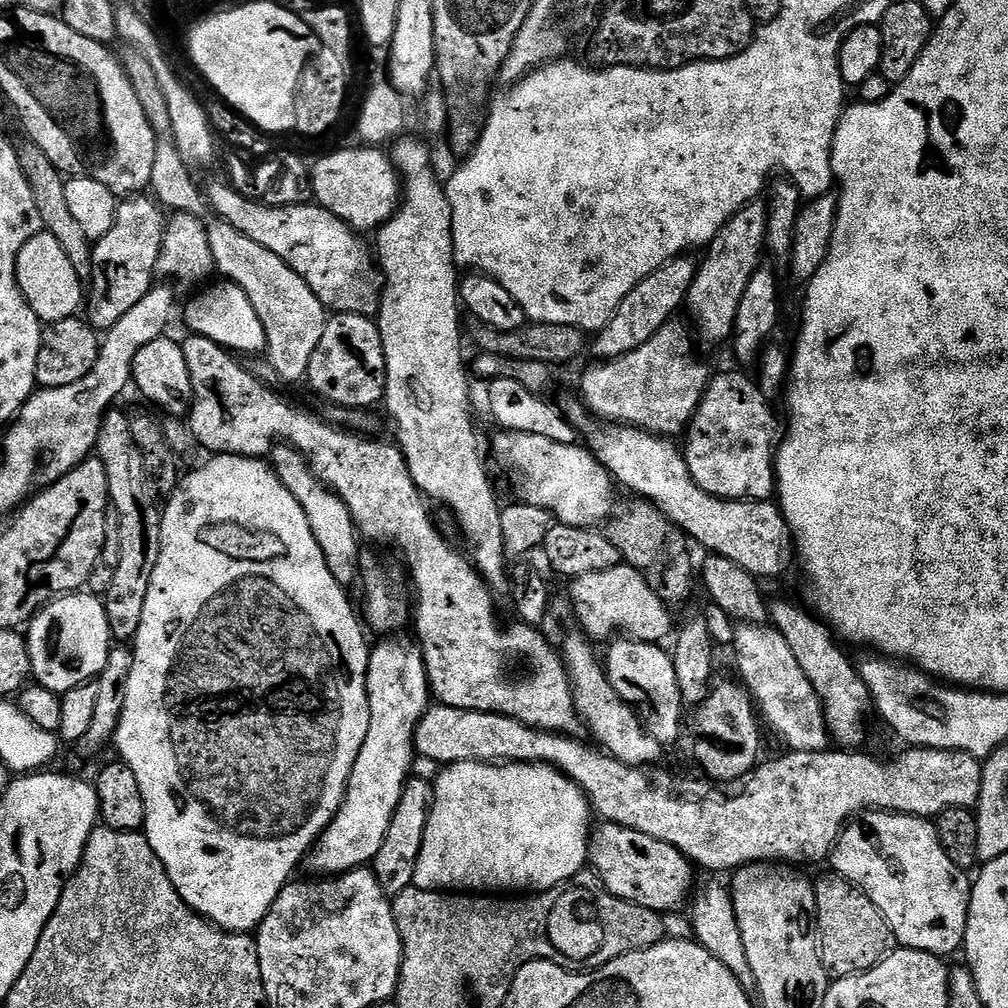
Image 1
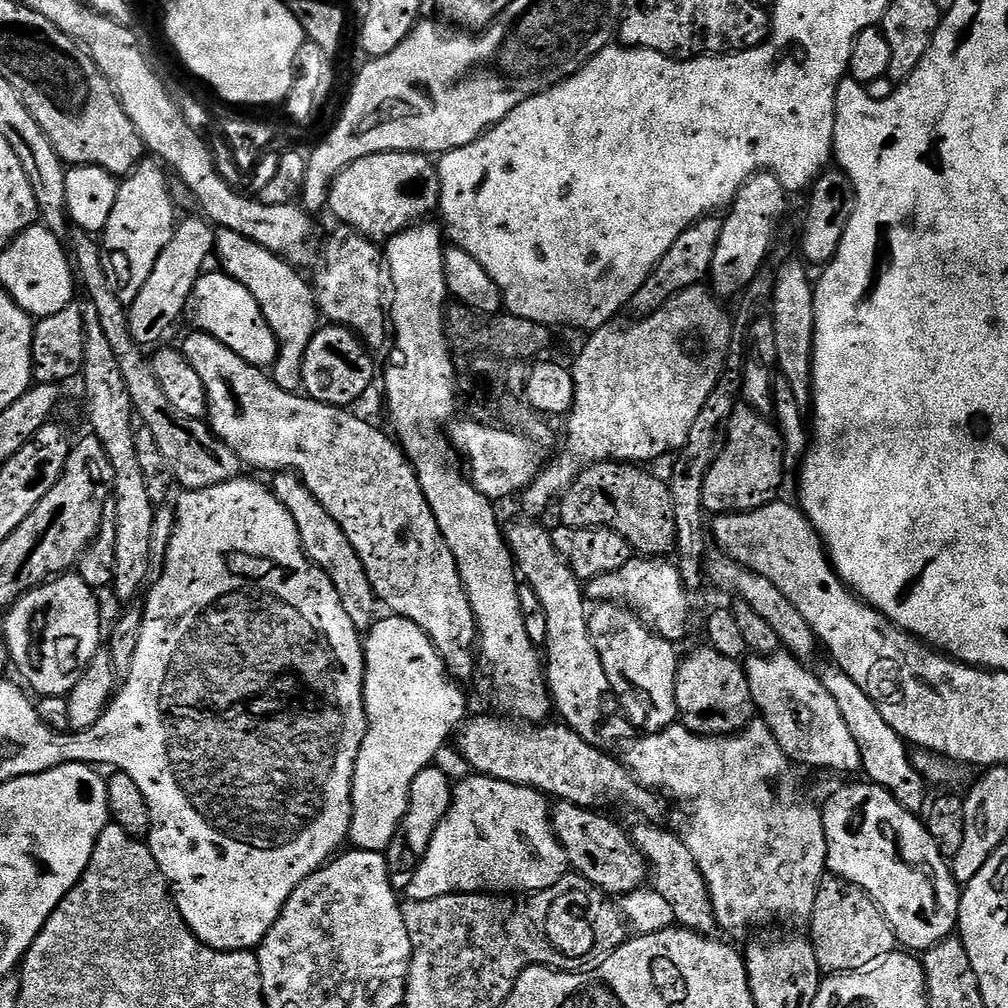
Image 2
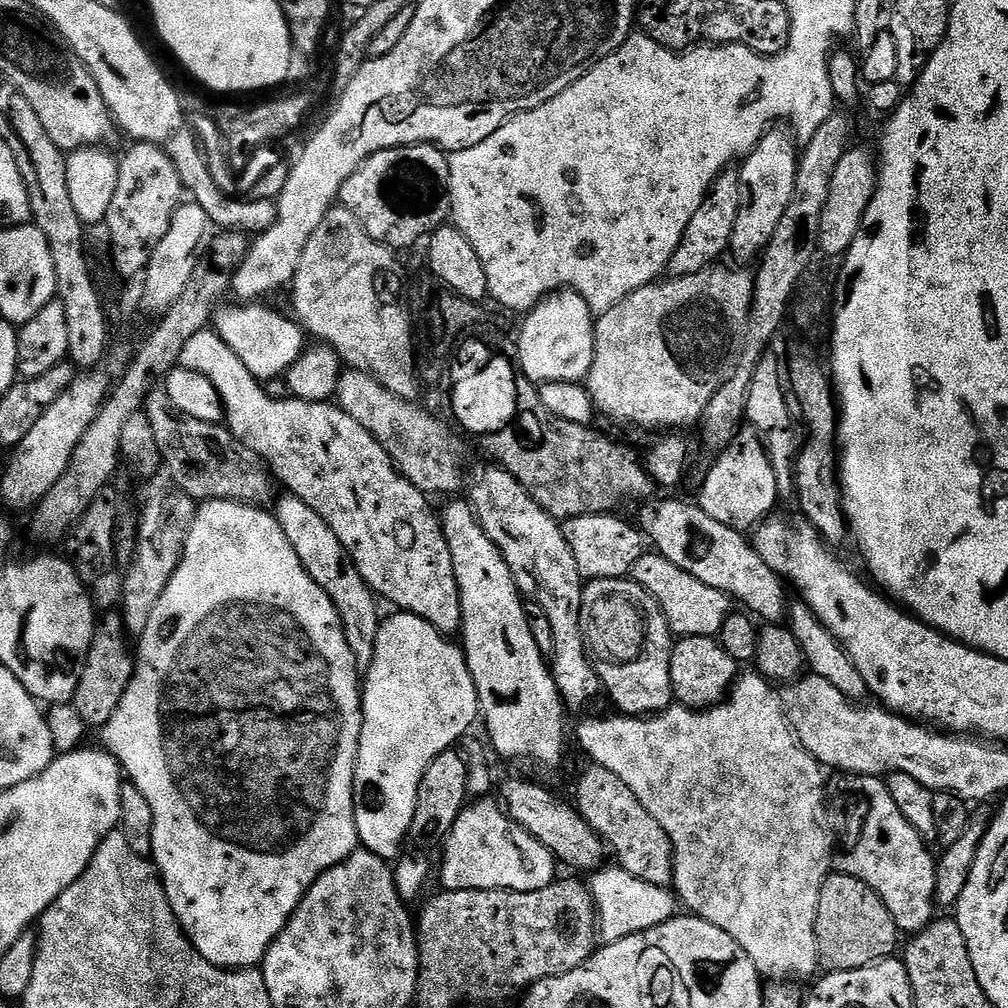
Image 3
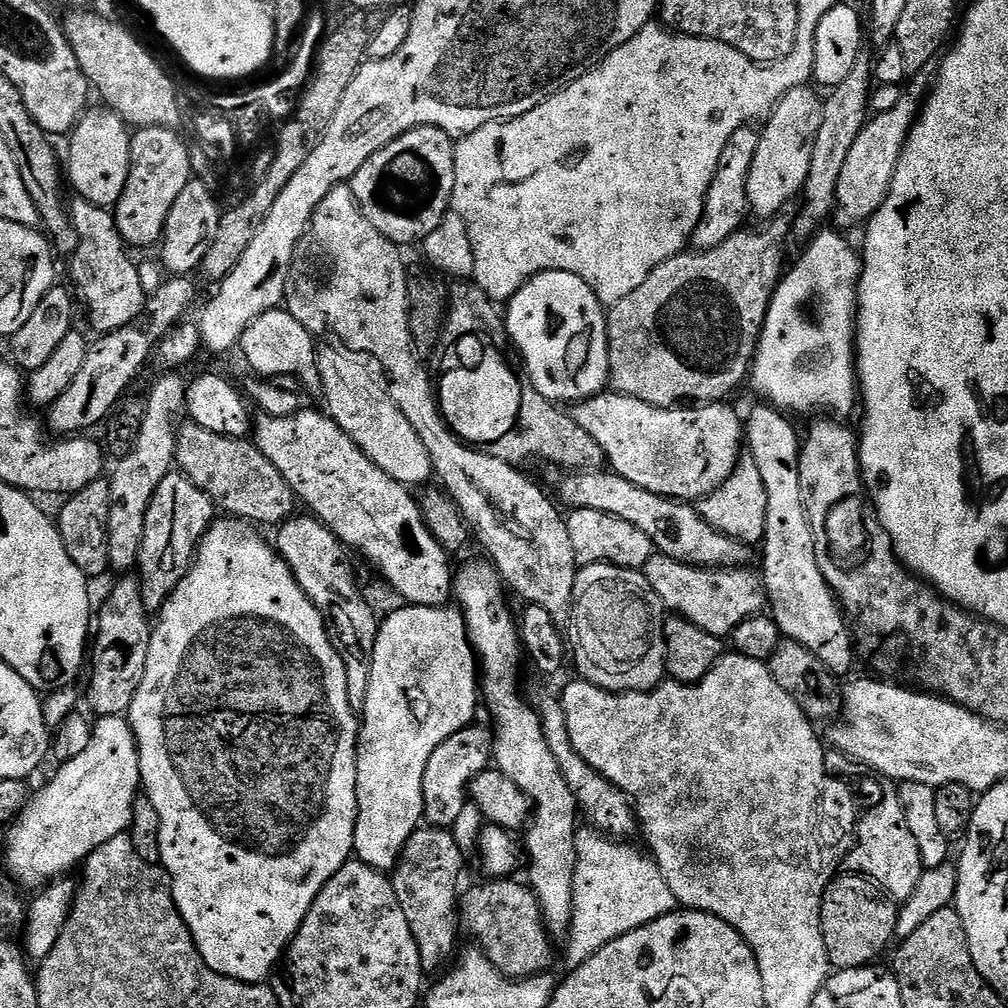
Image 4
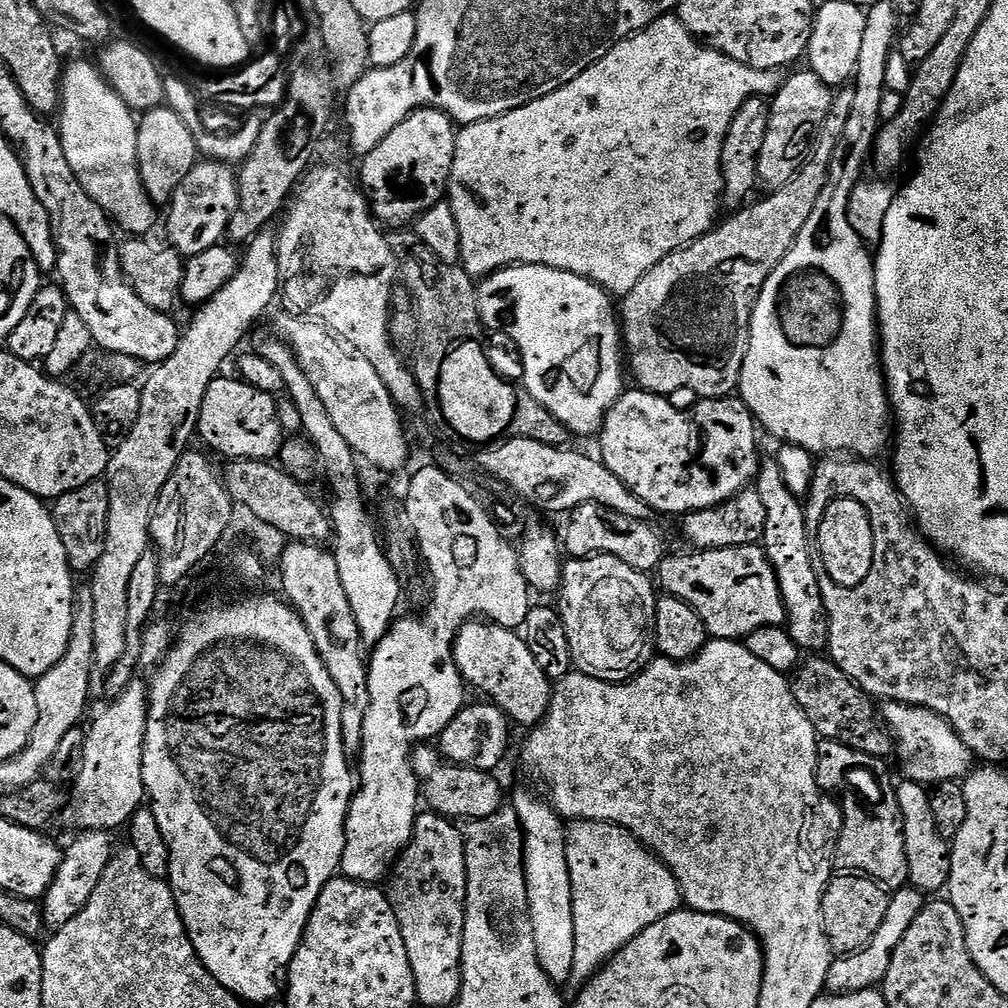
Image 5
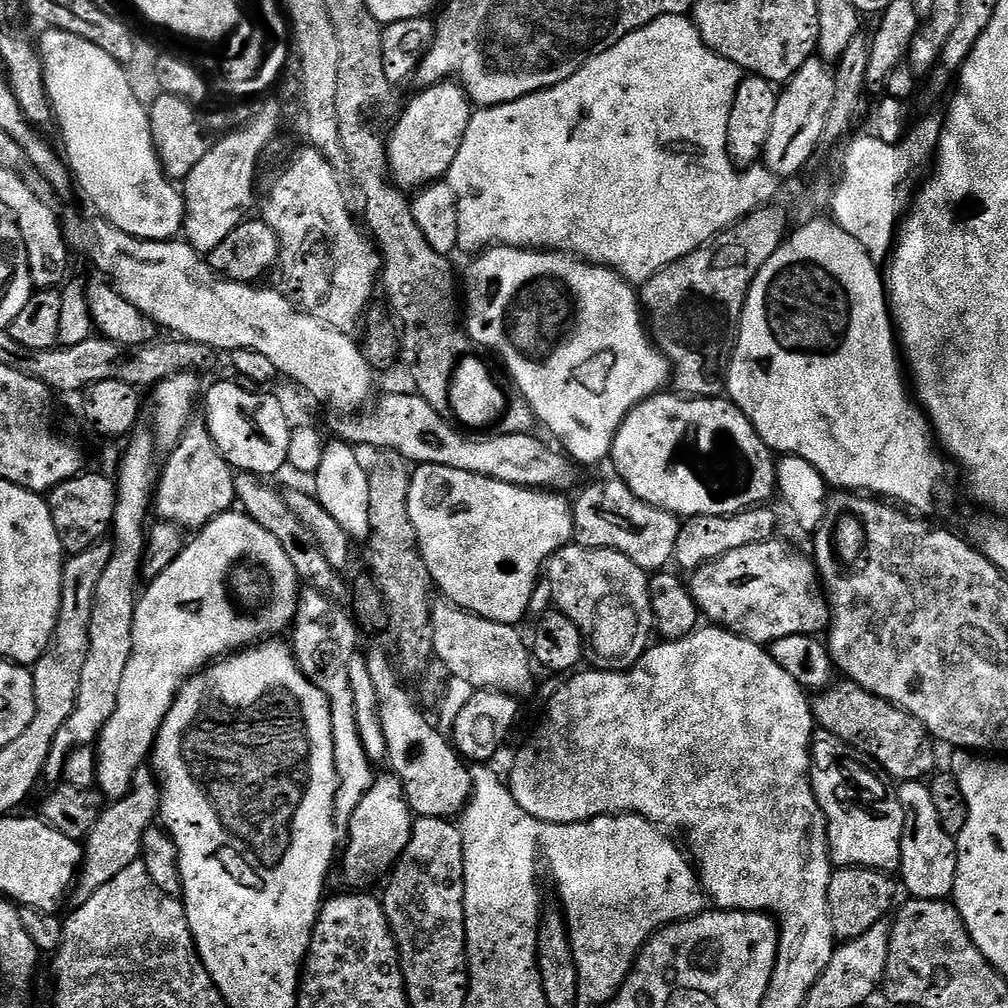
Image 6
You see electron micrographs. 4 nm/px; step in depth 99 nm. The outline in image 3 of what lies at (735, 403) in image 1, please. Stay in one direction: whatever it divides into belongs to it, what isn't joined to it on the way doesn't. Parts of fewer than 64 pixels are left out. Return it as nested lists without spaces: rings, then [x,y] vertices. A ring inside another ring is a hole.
[[[751,426],[741,427],[724,452],[712,462],[698,497],[700,509],[710,514],[710,518],[722,522],[722,526],[752,530],[777,511],[776,500],[781,499],[781,494],[774,478],[774,466],[770,466],[764,443]]]

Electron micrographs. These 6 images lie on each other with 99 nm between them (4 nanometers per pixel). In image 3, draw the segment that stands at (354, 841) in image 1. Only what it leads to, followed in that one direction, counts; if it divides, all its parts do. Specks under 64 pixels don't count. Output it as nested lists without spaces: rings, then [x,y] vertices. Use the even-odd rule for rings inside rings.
[[[397,611],[395,615],[381,623],[372,665],[362,680],[364,721],[354,774],[354,806],[360,844],[389,862],[401,855],[400,847],[408,840],[414,806],[418,802],[418,786],[422,774],[426,774],[426,766],[430,766],[438,754],[449,751],[459,742],[467,734],[470,722],[480,714],[474,678],[468,669],[463,647],[413,612]]]

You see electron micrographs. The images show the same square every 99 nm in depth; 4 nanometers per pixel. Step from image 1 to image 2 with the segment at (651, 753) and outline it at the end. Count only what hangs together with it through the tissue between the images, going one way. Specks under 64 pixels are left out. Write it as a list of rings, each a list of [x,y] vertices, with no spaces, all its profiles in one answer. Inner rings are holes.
[[[523,519],[509,528],[507,525],[506,539],[517,573],[523,583],[530,585],[534,594],[538,594],[538,602],[542,602],[542,610],[546,614],[546,642],[542,648],[546,653],[546,683],[555,715],[591,744],[599,745],[603,736],[608,740],[631,741],[634,729],[627,719],[620,718],[617,724],[608,724],[604,728],[604,695],[609,695],[610,689],[602,658],[590,638],[590,608],[584,605],[585,585],[572,573],[558,550],[554,550],[551,531],[536,524],[540,522]]]

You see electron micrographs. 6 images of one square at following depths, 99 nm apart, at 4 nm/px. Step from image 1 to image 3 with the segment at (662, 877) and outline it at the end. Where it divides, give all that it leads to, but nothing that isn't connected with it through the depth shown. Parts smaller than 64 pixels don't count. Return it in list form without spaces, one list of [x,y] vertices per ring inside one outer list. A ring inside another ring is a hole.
[[[508,780],[504,785],[499,785],[499,803],[508,818],[518,822],[518,826],[525,828],[542,846],[546,846],[552,851],[553,856],[561,865],[568,868],[577,868],[580,872],[591,874],[605,863],[606,845],[580,813],[576,811],[571,803],[559,800],[548,788],[539,788],[536,784],[531,784],[528,780]],[[604,860],[604,861],[603,861]]]

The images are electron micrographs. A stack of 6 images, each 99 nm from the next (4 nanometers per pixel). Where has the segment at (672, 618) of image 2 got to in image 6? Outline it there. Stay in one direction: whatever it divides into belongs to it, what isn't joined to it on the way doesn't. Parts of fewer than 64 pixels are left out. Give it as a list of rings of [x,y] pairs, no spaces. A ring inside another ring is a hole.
[[[780,538],[730,550],[716,560],[701,564],[691,573],[690,591],[696,607],[707,619],[708,616],[712,619],[709,621],[713,625],[727,628],[737,636],[744,636],[761,646],[771,646],[778,638],[790,638],[794,634],[816,636],[823,633],[830,624],[828,598],[818,579],[815,563],[805,556],[795,552],[790,545],[783,544]]]

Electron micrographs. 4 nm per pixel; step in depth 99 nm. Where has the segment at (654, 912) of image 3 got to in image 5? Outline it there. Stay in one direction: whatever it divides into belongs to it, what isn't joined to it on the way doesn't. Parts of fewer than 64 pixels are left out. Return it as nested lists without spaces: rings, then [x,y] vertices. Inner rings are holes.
[[[576,822],[567,829],[567,834],[576,943],[572,980],[587,982],[639,934],[641,921],[628,916],[636,903],[644,912],[659,913],[659,908],[671,898],[672,892],[673,896],[679,893],[680,887],[663,860],[618,824]]]

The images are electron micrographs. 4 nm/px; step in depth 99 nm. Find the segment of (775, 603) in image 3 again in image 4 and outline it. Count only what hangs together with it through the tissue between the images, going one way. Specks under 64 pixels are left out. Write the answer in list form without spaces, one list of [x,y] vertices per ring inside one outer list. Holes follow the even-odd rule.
[[[589,470],[565,477],[560,484],[559,500],[565,509],[602,510],[602,514],[623,518],[638,526],[638,530],[650,538],[653,549],[659,555],[669,556],[683,564],[693,564],[695,568],[739,568],[753,563],[753,549],[749,545],[714,530],[691,503],[650,494],[650,490],[642,490],[642,486],[626,482],[626,478],[617,476],[611,470]]]

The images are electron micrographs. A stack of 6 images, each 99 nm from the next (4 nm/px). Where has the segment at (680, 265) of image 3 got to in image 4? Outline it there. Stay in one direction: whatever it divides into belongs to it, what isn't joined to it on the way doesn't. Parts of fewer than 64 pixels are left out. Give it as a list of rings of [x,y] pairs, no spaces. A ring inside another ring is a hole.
[[[752,126],[734,130],[722,150],[722,158],[718,158],[718,170],[714,170],[714,182],[710,182],[710,190],[706,194],[706,202],[702,210],[702,218],[698,226],[694,226],[690,244],[693,249],[705,252],[714,250],[714,246],[722,246],[726,238],[745,227],[744,219],[749,219],[750,209],[746,194],[746,178],[750,178],[750,166],[754,166],[754,154],[758,154],[760,132]]]

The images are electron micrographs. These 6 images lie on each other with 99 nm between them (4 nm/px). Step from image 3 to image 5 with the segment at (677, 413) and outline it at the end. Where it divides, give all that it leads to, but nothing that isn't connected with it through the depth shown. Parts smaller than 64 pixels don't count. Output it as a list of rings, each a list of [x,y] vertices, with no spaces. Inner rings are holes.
[[[851,86],[841,87],[833,95],[832,105],[826,114],[826,122],[822,122],[820,132],[817,134],[810,149],[810,158],[805,160],[800,168],[800,173],[789,184],[769,191],[767,193],[768,197],[765,200],[758,201],[757,204],[749,203],[747,206],[733,211],[731,213],[732,217],[725,224],[723,222],[717,223],[712,231],[705,234],[705,236],[699,236],[687,248],[679,248],[678,251],[671,252],[669,256],[662,258],[662,262],[658,262],[658,266],[654,266],[654,270],[650,270],[650,274],[646,274],[646,278],[642,278],[642,282],[638,282],[638,286],[634,286],[634,290],[630,290],[630,294],[623,297],[622,303],[618,308],[618,319],[622,329],[622,348],[626,353],[626,364],[630,369],[631,379],[633,376],[640,383],[637,385],[643,391],[652,392],[656,396],[666,396],[669,398],[675,397],[675,392],[693,392],[696,398],[718,400],[731,397],[739,389],[742,366],[746,362],[746,350],[750,346],[752,311],[758,302],[758,298],[762,294],[762,286],[766,286],[766,278],[770,278],[770,274],[774,274],[774,266],[778,266],[778,262],[782,262],[782,258],[786,258],[790,246],[794,246],[794,242],[798,238],[802,226],[806,226],[810,214],[814,211],[814,206],[818,203],[818,194],[822,194],[822,190],[826,190],[826,182],[830,174],[830,157],[834,155],[834,146],[838,146],[838,138],[842,138],[842,130],[846,130],[846,118],[850,118],[850,110],[853,103],[854,90]]]

